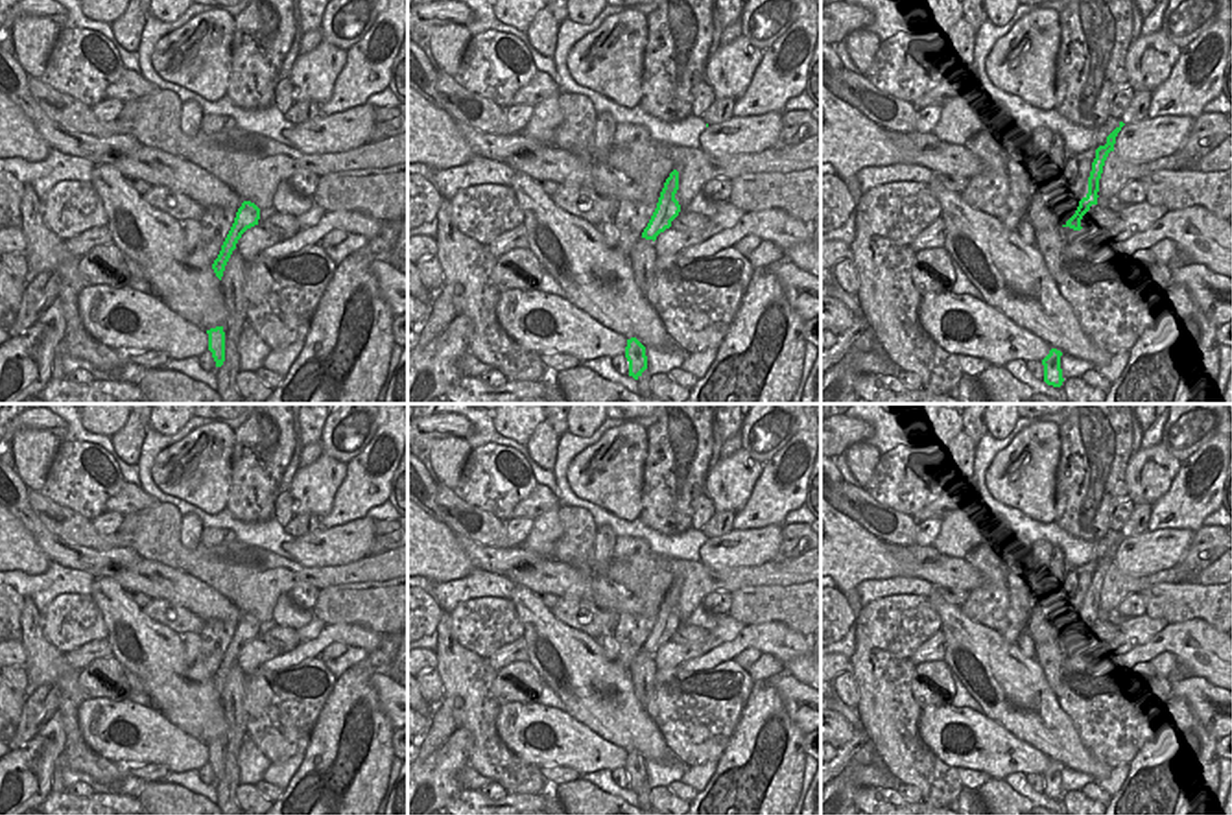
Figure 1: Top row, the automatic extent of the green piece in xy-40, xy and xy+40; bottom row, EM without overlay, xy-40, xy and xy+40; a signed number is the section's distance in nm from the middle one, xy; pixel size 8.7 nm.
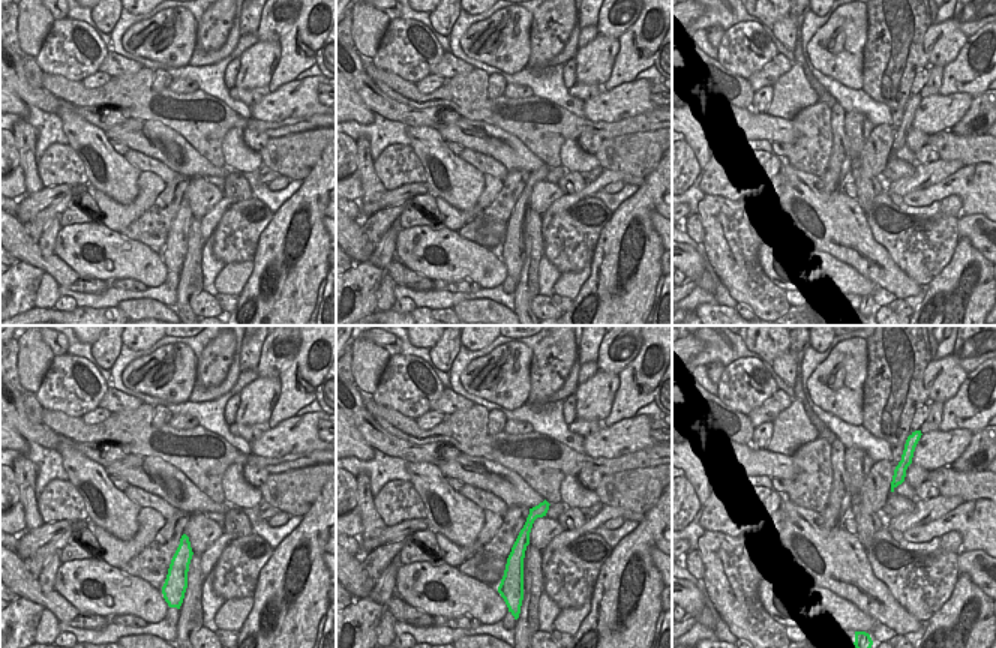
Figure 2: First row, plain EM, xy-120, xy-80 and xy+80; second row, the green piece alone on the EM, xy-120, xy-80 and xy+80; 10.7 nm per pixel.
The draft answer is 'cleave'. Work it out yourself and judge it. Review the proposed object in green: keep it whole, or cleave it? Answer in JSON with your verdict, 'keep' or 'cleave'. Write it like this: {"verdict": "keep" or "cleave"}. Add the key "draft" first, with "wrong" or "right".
{"draft": "wrong", "verdict": "keep"}

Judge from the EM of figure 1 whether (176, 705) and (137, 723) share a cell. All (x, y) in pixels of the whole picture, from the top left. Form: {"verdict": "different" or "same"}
{"verdict": "different"}

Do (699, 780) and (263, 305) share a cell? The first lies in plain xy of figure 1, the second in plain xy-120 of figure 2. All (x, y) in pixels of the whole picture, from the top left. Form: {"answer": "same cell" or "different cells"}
{"answer": "different cells"}

